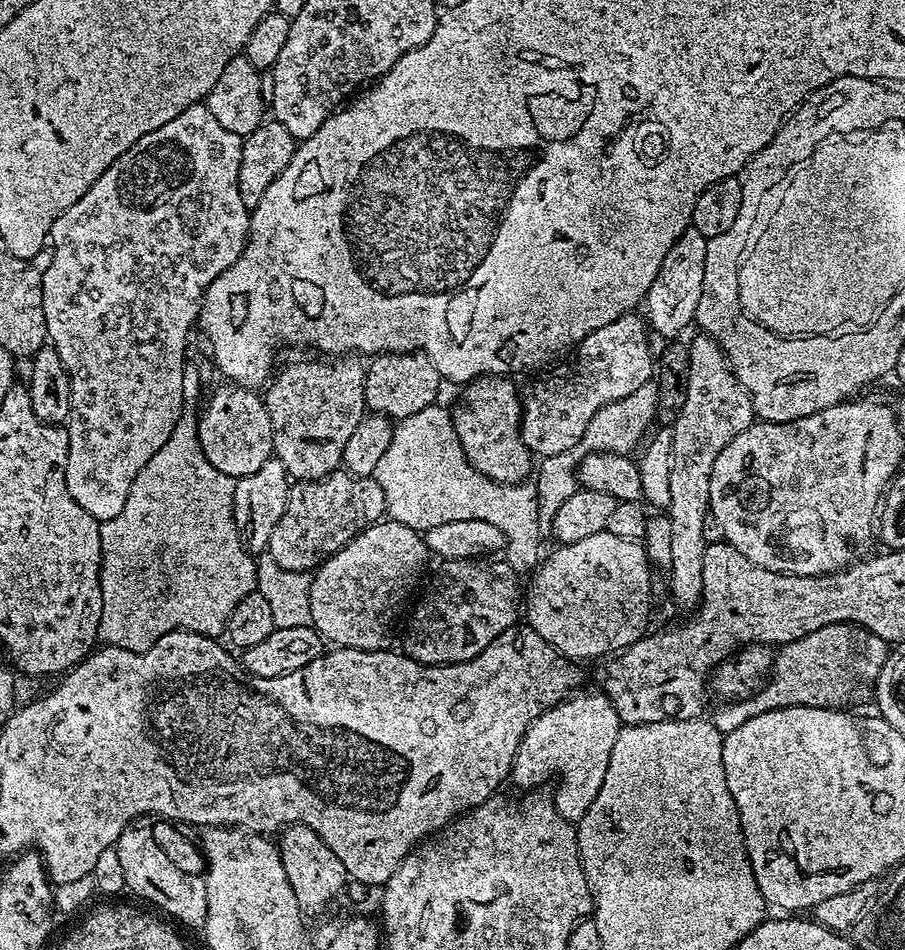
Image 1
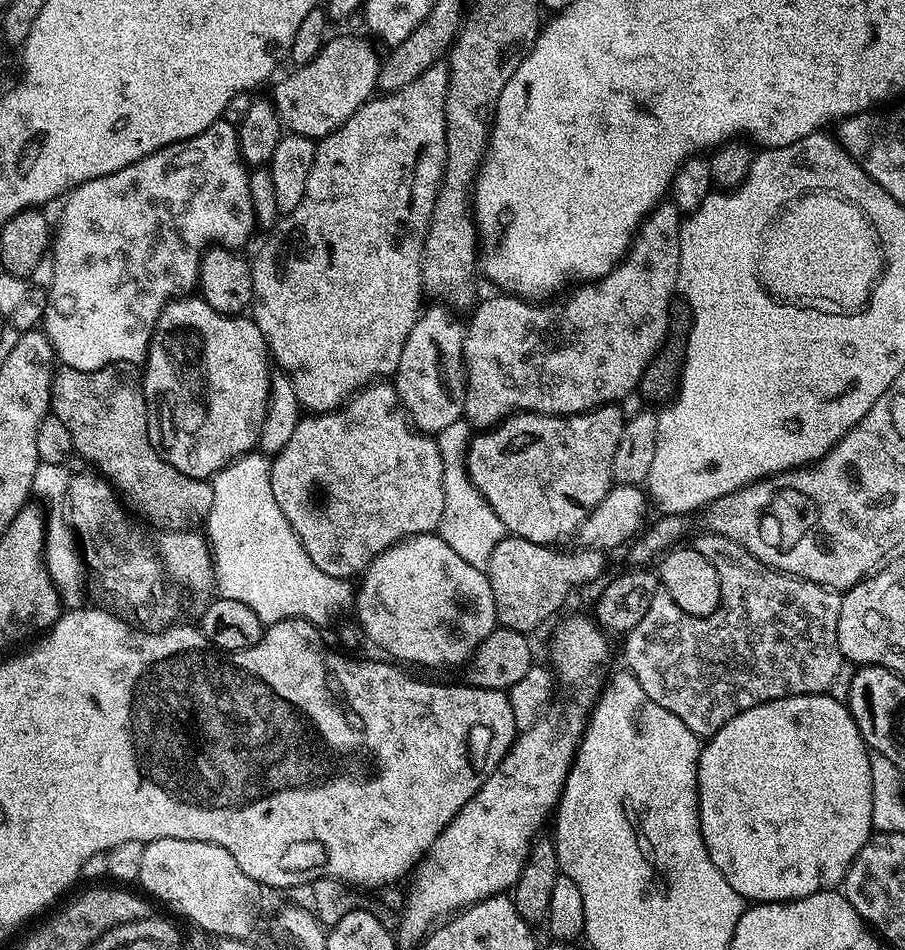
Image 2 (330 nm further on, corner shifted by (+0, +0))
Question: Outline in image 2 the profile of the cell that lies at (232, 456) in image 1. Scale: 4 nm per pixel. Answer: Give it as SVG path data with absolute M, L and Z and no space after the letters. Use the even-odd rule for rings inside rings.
M189 294L180 297L178 300L171 300L158 318L152 341L148 344L148 358L142 365L144 396L150 401L148 433L152 439L152 444L159 450L162 459L170 466L174 466L174 470L182 470L182 474L186 474L190 478L208 480L215 476L217 472L221 472L227 464L237 460L239 456L246 456L253 451L260 443L262 422L266 418L266 410L268 409L268 391L272 385L274 375L273 369L268 369L268 364L270 366L268 344L264 340L262 330L258 330L258 326L247 315L227 316L222 314L218 310L214 310L214 306L210 306L196 294Z

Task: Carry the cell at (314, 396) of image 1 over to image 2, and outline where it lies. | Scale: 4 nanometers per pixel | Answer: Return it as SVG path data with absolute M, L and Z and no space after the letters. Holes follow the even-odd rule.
M441 62L430 66L430 70L426 70L426 74L422 74L422 78L418 78L414 82L410 82L410 86L404 86L402 90L397 92L389 92L387 94L377 95L371 100L367 100L358 110L354 110L354 114L350 114L348 119L341 128L334 130L316 145L316 153L314 154L314 162L310 166L310 178L306 178L306 194L302 194L302 202L298 202L298 206L294 206L294 210L287 213L271 229L268 241L260 248L256 260L251 261L252 281L254 282L254 294L252 295L252 307L250 309L250 318L258 326L258 330L262 330L264 340L268 344L268 350L271 359L280 366L279 371L283 375L290 378L290 382L294 382L294 394L298 394L298 402L301 409L307 410L312 414L323 414L325 412L335 412L345 402L352 399L361 388L367 388L377 378L388 378L395 373L398 362L402 358L402 346L406 346L406 338L410 338L410 330L414 330L416 320L422 311L422 303L420 304L420 296L425 295L424 283L422 282L422 270L420 263L422 262L422 254L424 253L424 243L426 242L426 234L430 226L430 218L434 214L434 202L436 195L440 189L440 179L444 176L444 163L446 162L446 94L448 93L448 66L447 63Z

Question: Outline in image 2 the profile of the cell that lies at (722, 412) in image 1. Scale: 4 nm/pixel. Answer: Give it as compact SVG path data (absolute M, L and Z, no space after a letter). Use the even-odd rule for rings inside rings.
M709 532L702 534L692 542L692 547L702 554L717 571L720 579L720 604L717 609L705 618L692 617L680 610L665 594L657 594L650 602L645 617L623 637L622 641L624 641L624 660L628 663L625 664L627 671L632 672L634 678L638 678L638 686L642 686L646 698L650 698L655 704L662 706L662 710L670 710L670 714L682 718L682 722L686 722L686 726L690 726L690 730L695 736L707 738L713 736L718 730L722 730L722 726L726 726L726 722L730 722L730 718L759 704L765 704L771 700L781 700L787 696L814 696L829 691L836 676L842 671L842 657L838 650L838 614L840 613L841 593L831 588L823 588L821 584L815 584L797 576L787 576L785 572L777 572L776 569L768 567L758 558L754 558L733 540L727 540L725 536Z

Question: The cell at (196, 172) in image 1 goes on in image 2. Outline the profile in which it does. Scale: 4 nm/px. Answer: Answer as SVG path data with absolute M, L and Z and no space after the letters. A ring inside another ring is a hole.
M221 118L211 124L202 134L180 140L176 144L166 146L114 174L106 174L102 178L87 180L84 184L77 184L67 193L63 201L64 209L60 212L60 225L55 225L54 235L50 243L50 259L53 262L53 280L46 291L48 305L44 311L42 331L52 343L57 361L65 368L77 368L83 372L93 372L99 368L106 368L118 362L130 362L137 366L143 365L148 358L148 344L156 329L158 318L162 310L171 300L178 300L189 295L197 287L200 278L200 259L213 246L243 249L243 244L252 236L252 228L257 227L254 206L250 202L250 186L248 185L249 169L244 159L240 157L240 142L237 125L229 124Z

